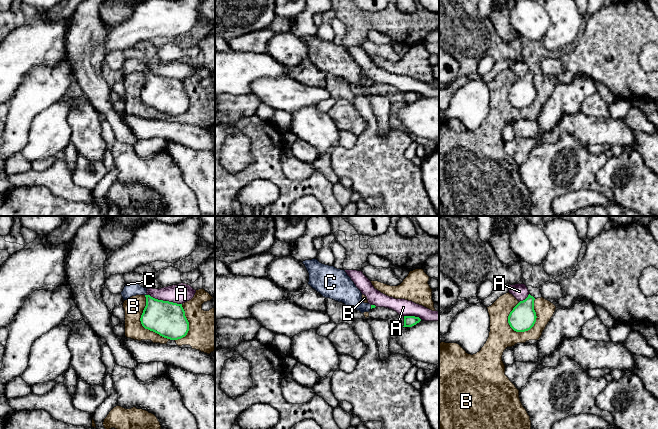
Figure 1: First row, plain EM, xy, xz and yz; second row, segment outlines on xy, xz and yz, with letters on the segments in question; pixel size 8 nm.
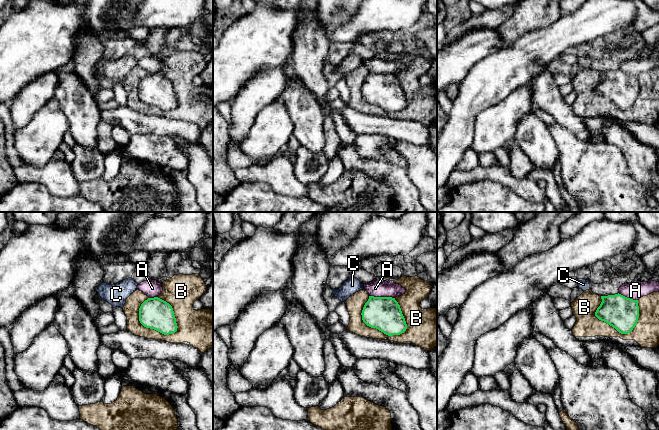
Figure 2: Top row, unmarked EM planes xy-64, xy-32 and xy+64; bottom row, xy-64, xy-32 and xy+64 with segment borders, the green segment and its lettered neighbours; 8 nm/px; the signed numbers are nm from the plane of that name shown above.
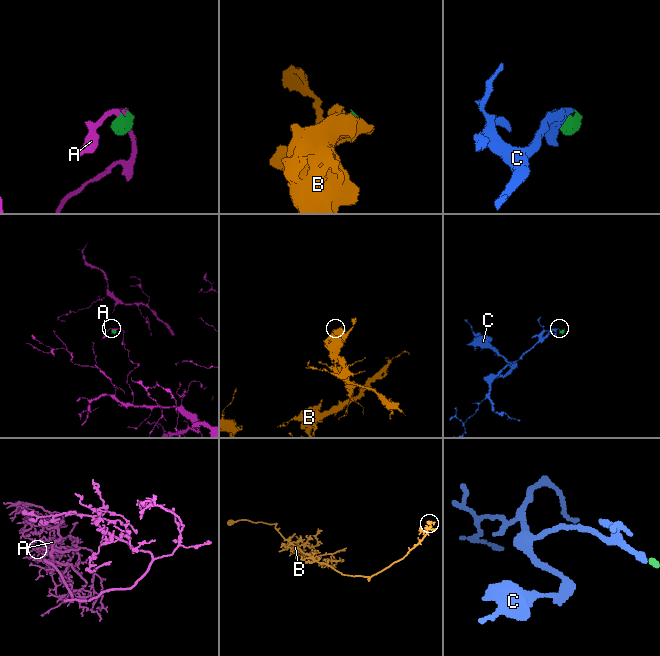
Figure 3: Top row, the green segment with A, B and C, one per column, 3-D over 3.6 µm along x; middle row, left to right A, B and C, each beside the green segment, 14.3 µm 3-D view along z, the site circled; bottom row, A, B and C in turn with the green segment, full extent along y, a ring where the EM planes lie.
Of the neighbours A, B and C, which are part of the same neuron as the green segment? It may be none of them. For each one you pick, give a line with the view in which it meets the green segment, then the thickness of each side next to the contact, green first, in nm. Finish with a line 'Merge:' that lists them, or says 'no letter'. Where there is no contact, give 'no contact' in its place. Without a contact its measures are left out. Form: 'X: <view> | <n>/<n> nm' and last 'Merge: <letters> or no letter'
C: xz | 30/190 nm
Merge: C

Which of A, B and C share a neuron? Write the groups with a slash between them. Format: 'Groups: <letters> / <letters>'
Groups: A / B / C

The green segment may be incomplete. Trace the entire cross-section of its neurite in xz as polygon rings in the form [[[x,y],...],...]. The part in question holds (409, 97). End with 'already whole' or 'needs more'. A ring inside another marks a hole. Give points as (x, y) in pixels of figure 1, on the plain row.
[[[404,92],[404,102],[403,103],[412,103],[419,99],[421,95],[415,92]]]; already whole

